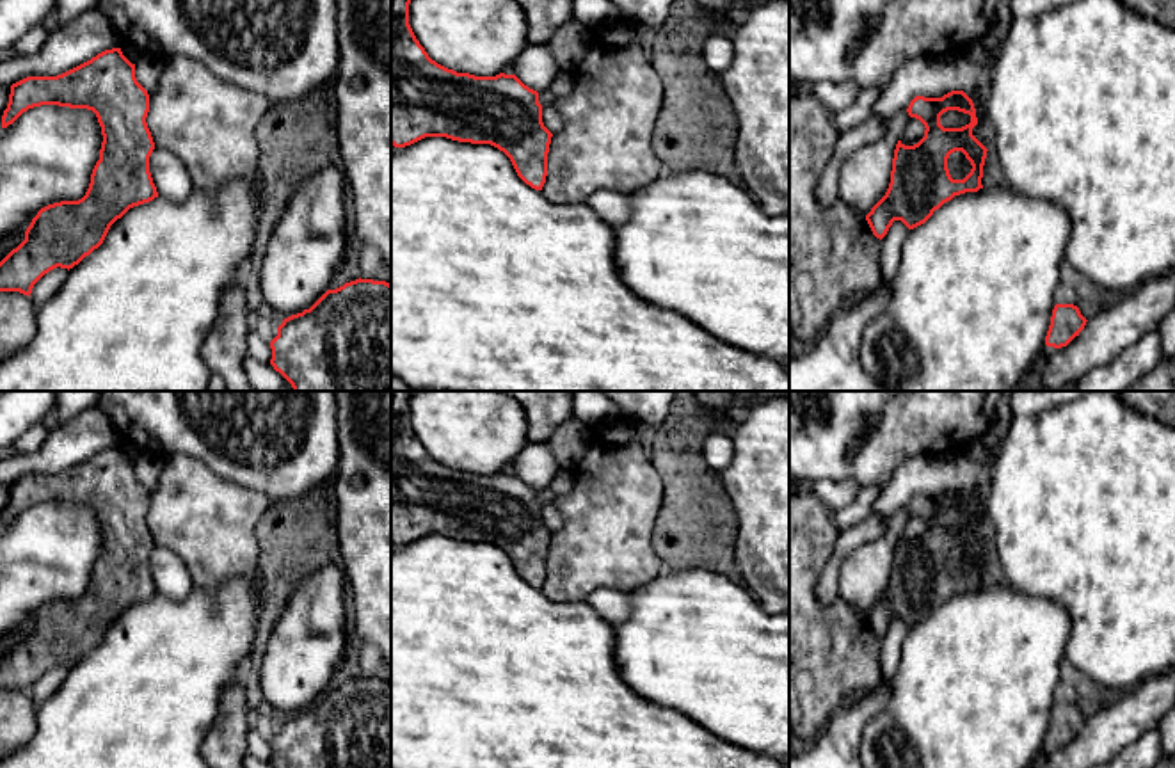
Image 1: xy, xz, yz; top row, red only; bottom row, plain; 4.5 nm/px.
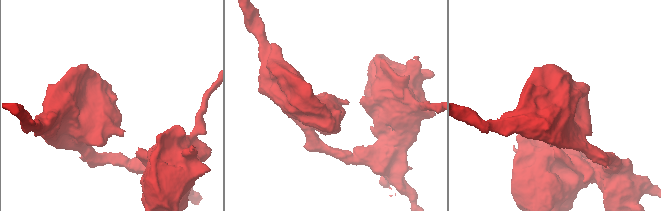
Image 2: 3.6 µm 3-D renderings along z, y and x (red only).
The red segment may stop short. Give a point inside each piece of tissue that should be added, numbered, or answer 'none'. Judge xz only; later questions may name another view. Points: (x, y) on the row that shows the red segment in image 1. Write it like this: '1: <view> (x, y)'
none

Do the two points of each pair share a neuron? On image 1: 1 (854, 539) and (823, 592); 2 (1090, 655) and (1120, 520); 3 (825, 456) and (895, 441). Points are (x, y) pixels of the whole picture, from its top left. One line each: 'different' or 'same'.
1: same
2: same
3: same

